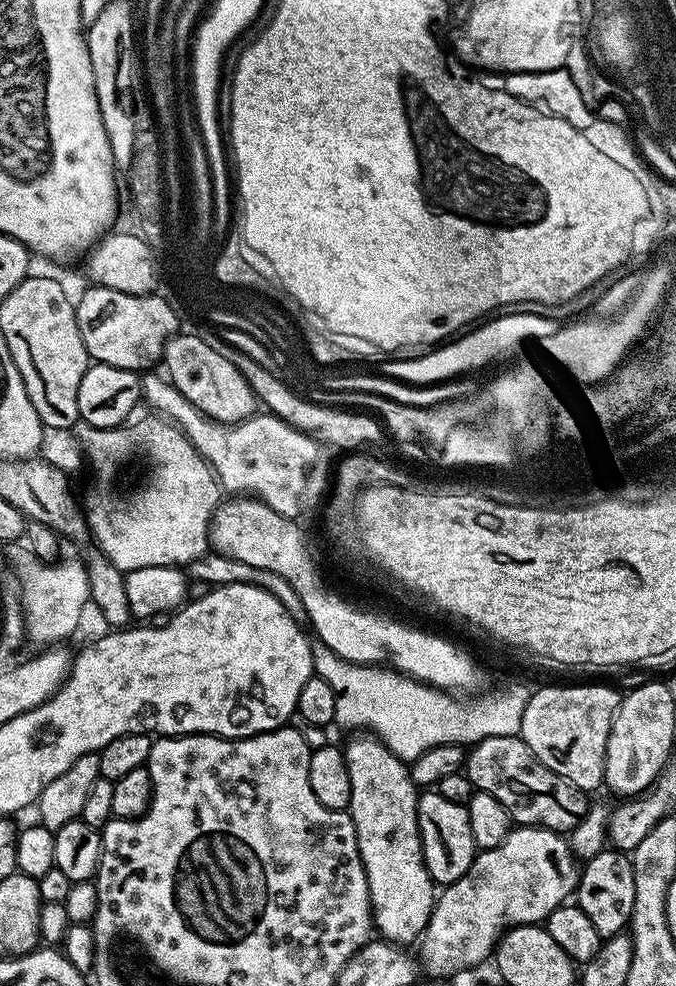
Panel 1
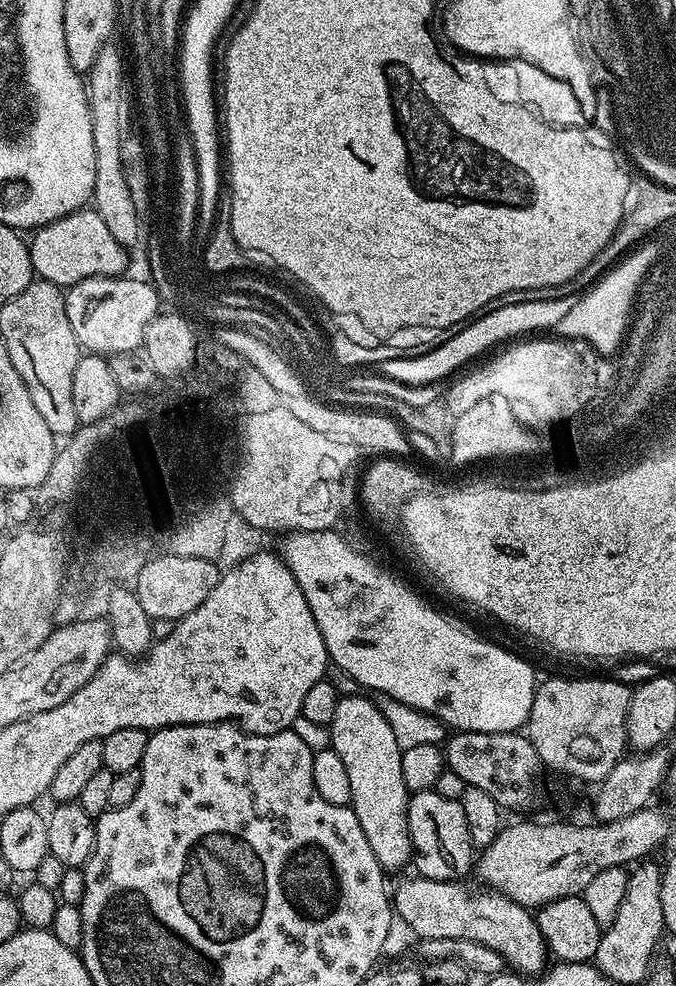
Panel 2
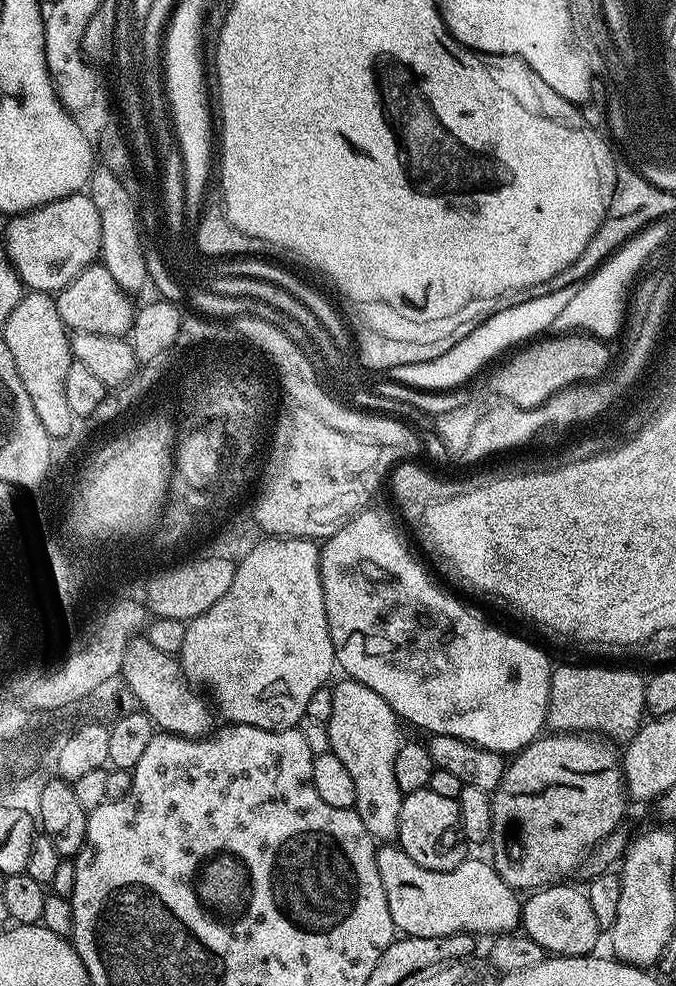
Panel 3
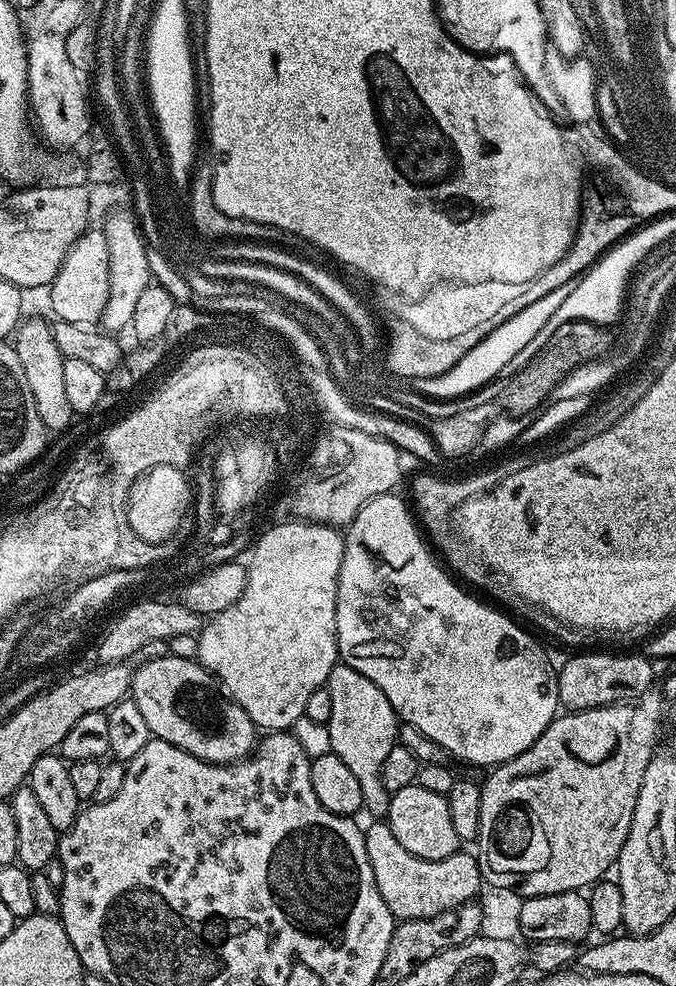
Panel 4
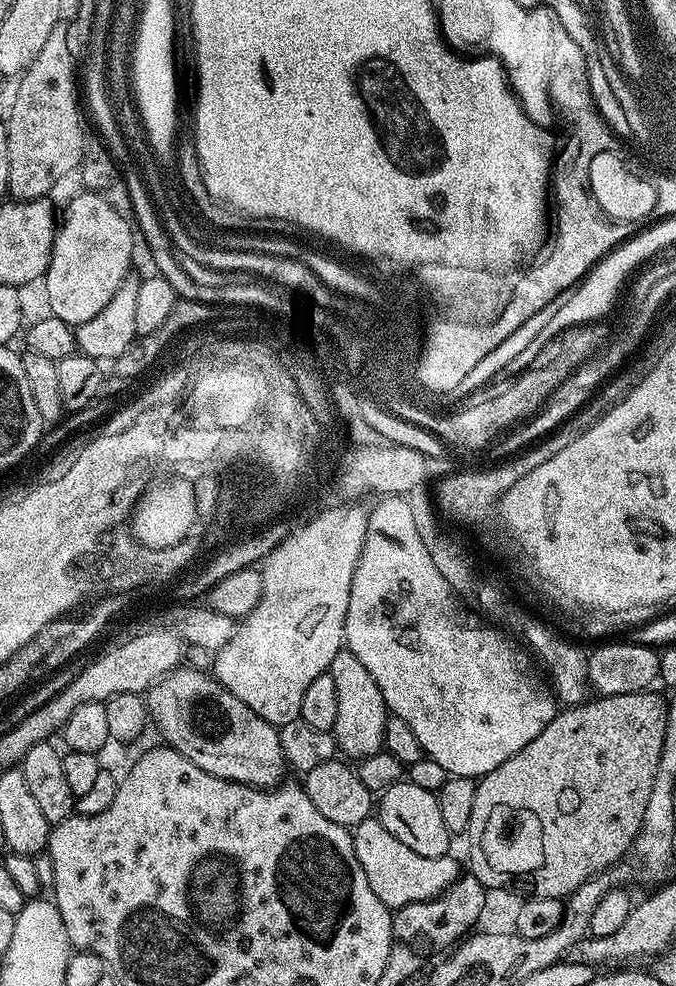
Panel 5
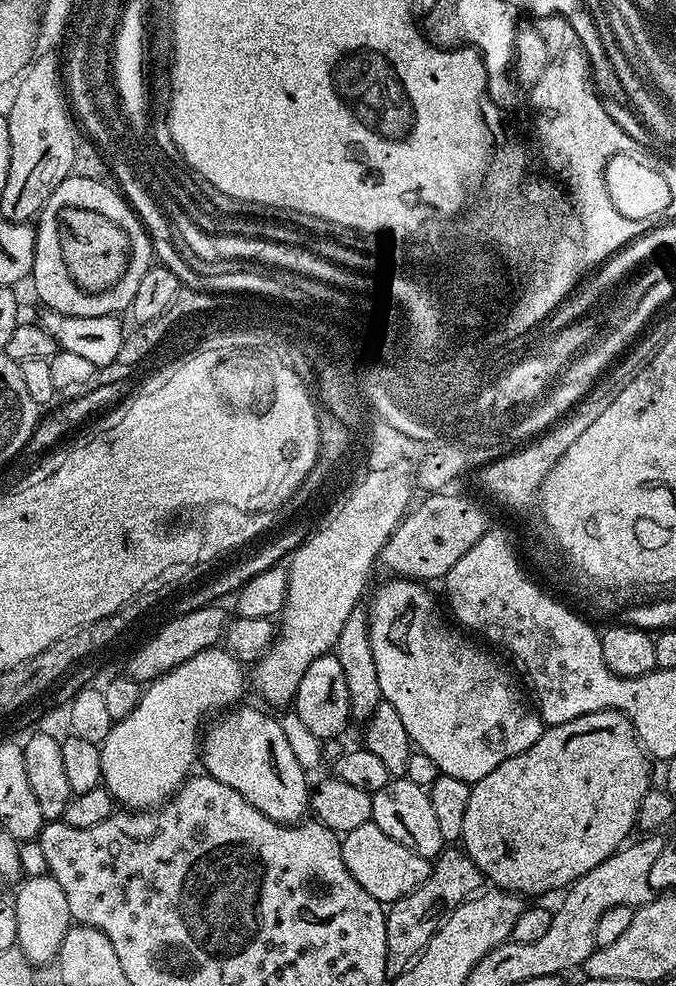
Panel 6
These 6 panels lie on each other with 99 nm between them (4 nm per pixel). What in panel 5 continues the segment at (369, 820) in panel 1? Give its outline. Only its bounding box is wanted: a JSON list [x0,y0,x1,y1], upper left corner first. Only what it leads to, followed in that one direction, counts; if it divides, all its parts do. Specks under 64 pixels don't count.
[327,650,390,762]

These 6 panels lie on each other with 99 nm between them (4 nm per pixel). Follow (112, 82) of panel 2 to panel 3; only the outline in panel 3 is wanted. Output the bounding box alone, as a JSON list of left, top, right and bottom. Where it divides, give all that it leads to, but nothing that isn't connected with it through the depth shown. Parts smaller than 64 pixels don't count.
[86,166,149,294]

